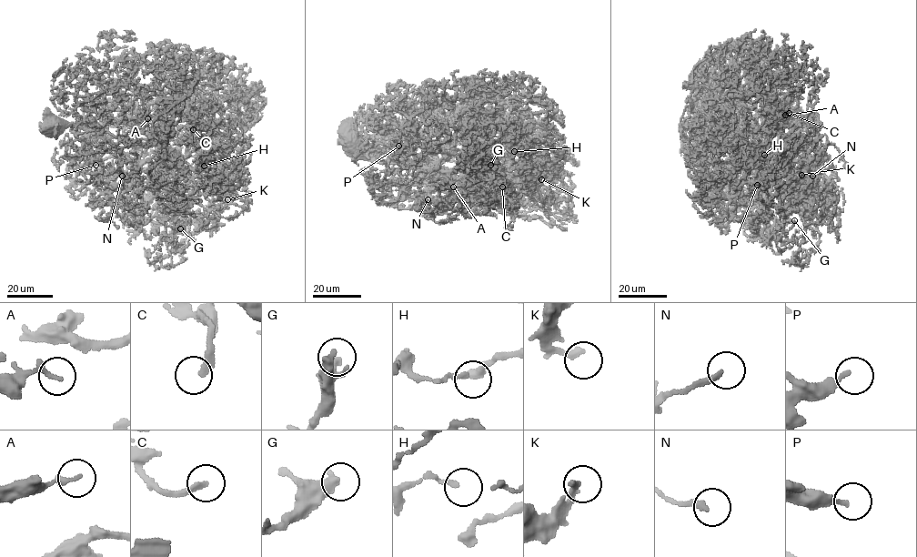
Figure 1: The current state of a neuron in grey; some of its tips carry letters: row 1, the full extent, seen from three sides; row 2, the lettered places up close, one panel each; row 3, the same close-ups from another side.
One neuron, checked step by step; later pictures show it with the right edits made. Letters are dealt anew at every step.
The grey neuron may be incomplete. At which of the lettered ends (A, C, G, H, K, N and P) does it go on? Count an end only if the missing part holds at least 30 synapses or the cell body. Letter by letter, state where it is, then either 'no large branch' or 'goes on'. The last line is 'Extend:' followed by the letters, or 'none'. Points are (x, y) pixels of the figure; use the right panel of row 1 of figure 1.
A: place (785, 115); no large branch
C: place (789, 113); goes on
G: place (794, 220); no large branch
H: place (764, 155); no large branch
K: place (801, 175); goes on
N: place (812, 176); no large branch
P: place (757, 185); no large branch
Extend: C, K

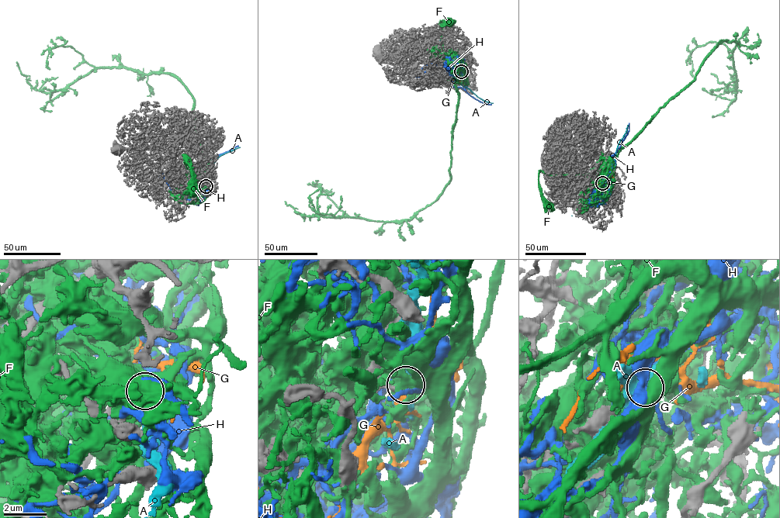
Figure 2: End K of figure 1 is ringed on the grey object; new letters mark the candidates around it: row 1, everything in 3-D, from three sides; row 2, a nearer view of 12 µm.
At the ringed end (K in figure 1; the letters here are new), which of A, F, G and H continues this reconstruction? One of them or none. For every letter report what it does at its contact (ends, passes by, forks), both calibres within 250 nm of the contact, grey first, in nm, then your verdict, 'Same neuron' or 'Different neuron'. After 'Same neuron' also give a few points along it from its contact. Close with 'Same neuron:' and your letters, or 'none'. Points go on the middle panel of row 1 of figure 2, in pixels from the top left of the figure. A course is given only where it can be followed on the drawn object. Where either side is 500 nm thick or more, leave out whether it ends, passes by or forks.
A: Thickness 280 nm (grey) against 500 nm. Different neuron
F: It passes by. Thickness 300 nm (grey) against 360 nm. Different neuron
G: It passes by. Thickness 280 nm (grey) against 160 nm. Different neuron
H: It forks there. Thickness 280 nm (grey) against 180 nm. Different neuron
Same neuron: none

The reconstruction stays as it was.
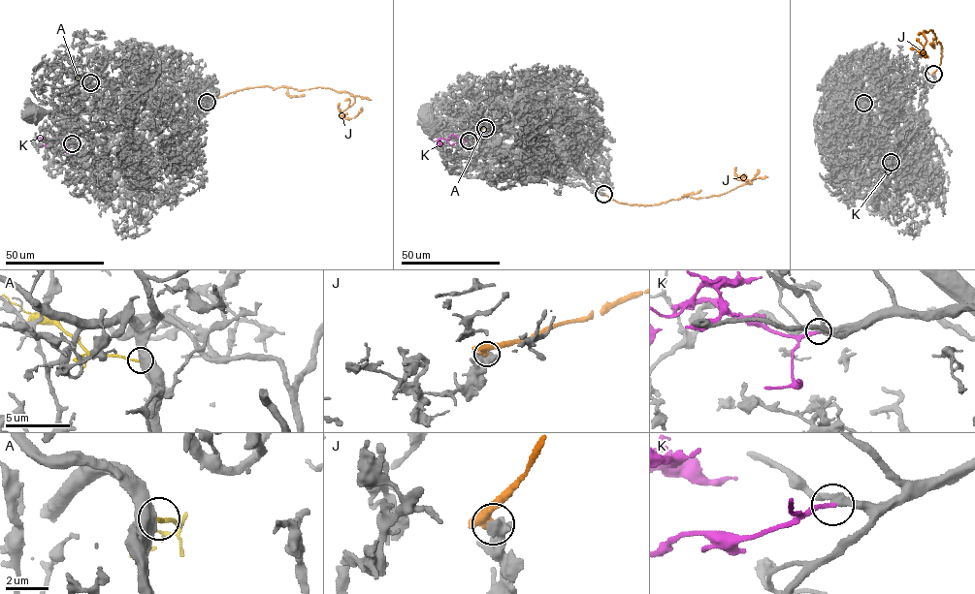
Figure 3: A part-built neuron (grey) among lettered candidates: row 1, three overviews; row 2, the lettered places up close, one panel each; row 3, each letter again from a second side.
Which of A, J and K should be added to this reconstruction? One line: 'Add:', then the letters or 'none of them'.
Add: K

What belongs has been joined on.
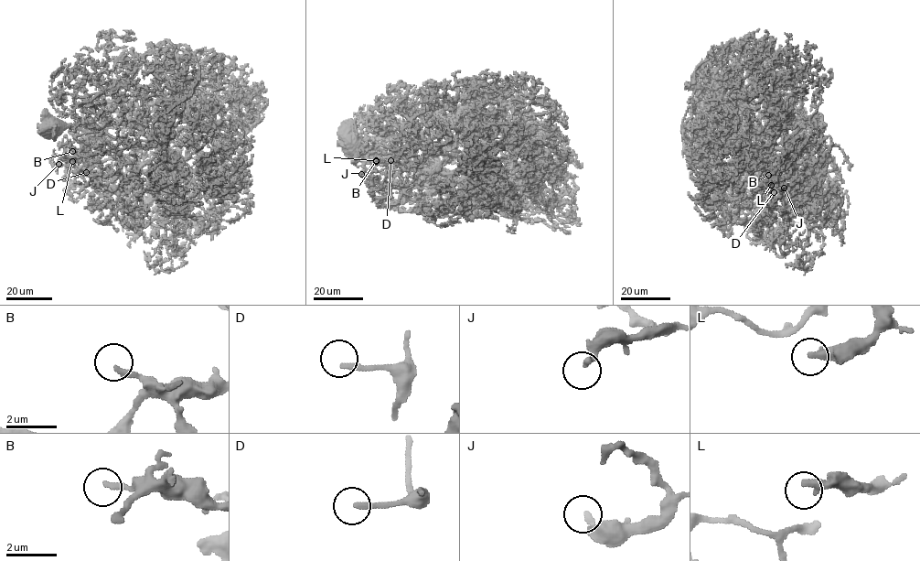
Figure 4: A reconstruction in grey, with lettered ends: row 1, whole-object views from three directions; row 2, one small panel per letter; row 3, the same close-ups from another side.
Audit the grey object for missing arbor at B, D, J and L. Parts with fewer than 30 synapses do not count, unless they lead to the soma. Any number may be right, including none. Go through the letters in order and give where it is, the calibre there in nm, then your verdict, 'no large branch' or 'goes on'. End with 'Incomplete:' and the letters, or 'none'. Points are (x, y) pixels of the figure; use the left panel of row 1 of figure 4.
B: at (72, 151); 200 nm thick; no large branch
D: at (86, 172); 200 nm thick; goes on
J: at (58, 164); 200 nm thick; no large branch
L: at (72, 161); 360 nm thick; no large branch
Incomplete: D

